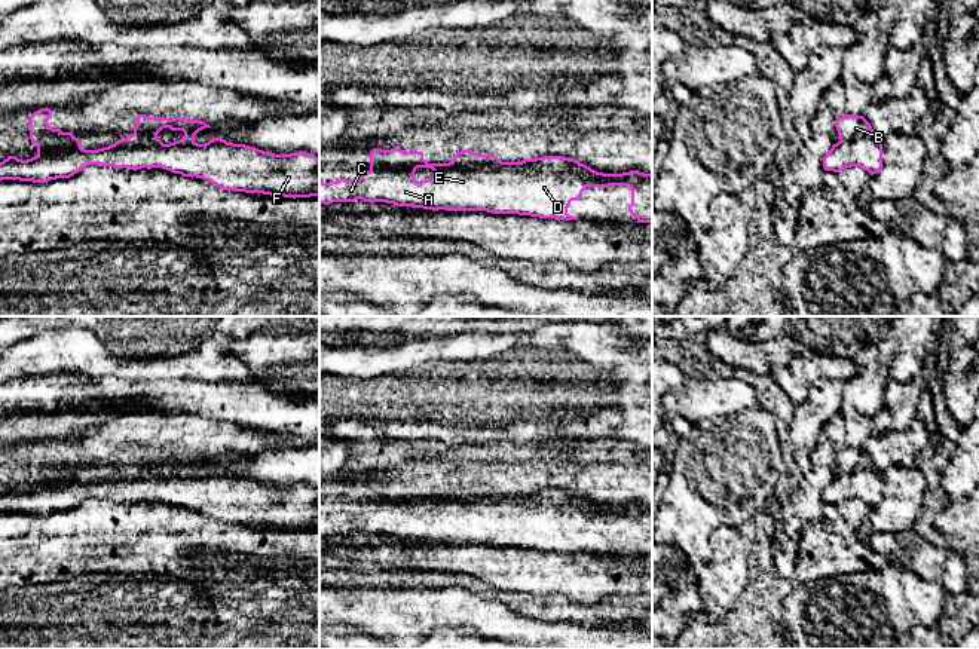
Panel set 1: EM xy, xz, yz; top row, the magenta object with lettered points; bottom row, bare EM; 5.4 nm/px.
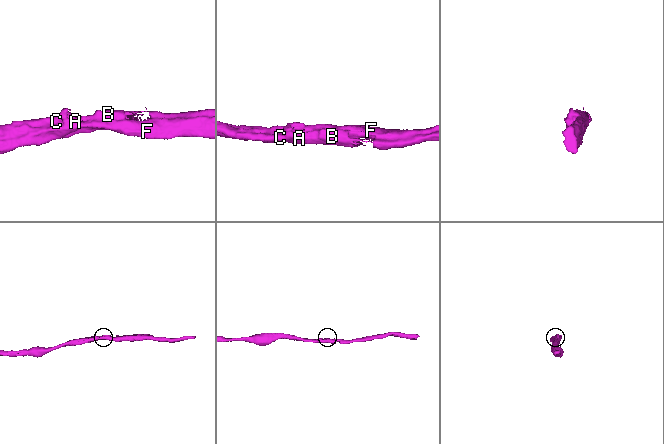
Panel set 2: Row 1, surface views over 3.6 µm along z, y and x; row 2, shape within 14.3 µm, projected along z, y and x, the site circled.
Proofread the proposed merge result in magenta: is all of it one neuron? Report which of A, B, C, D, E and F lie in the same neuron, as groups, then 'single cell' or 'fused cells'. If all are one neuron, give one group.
A B C D E F; single cell

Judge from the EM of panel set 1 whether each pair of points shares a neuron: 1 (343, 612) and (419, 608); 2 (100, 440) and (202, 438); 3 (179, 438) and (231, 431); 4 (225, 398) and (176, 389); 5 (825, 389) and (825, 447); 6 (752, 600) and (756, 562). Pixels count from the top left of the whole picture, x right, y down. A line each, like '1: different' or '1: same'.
1: same
2: same
3: same
4: same
5: different
6: same

